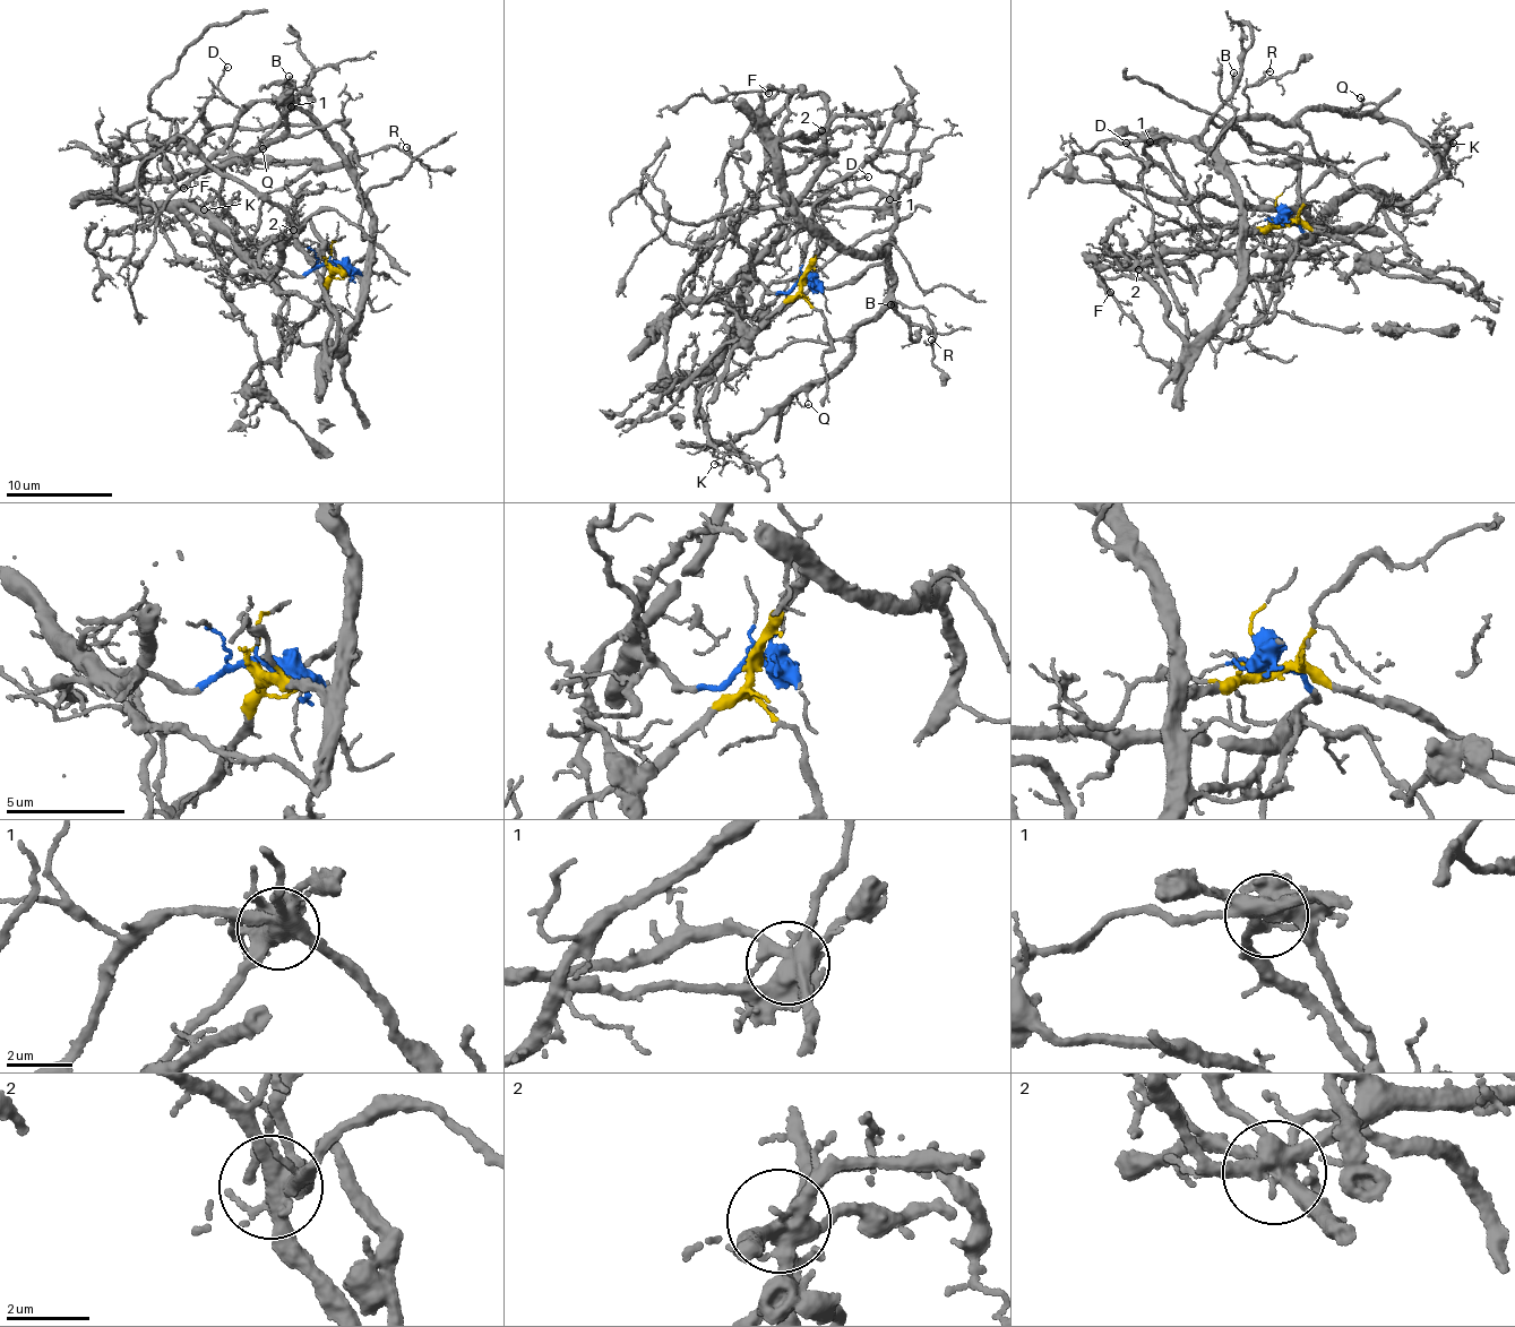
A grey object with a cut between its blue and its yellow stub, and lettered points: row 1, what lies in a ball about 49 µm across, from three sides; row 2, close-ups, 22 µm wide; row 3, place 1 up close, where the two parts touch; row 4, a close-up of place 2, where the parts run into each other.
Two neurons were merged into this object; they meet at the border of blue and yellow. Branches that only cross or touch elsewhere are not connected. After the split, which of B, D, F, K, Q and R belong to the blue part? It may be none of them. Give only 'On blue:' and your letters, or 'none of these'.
On blue: K

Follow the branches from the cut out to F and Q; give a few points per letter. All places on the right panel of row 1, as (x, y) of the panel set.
F: (1282, 218), (1241, 243), (1241, 278), (1190, 342), (1170, 322), (1156, 283), (1084, 252), (1110, 291)
Q: (1282, 218), (1245, 230), (1219, 135), (1238, 121), (1271, 115), (1281, 125), (1310, 109), (1351, 118), (1360, 97)

